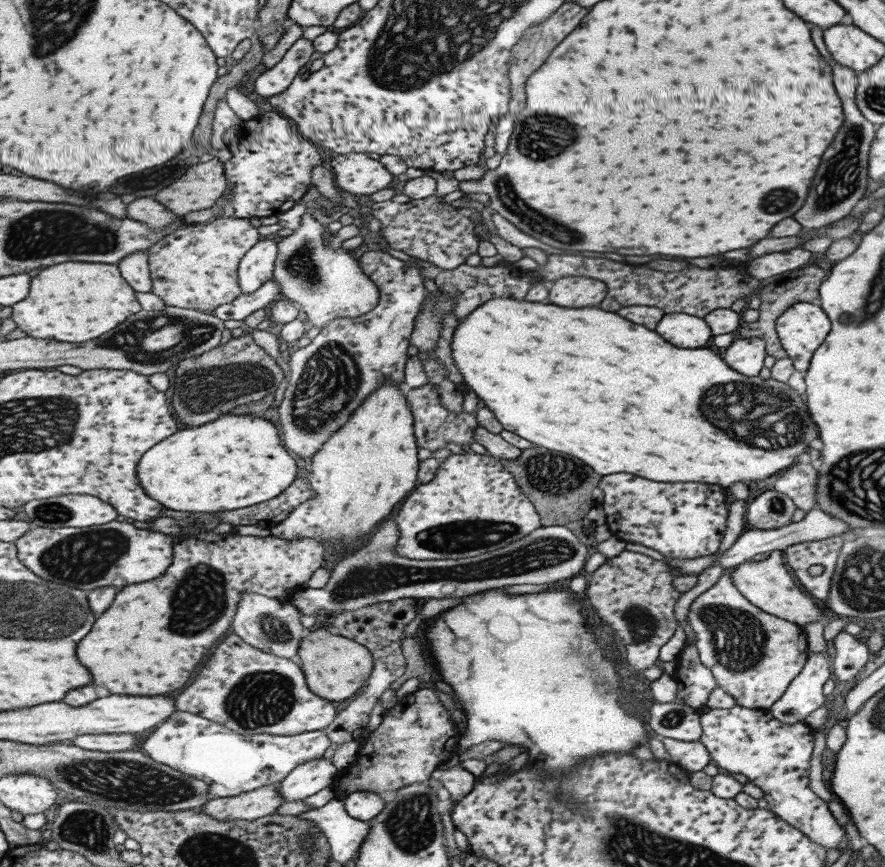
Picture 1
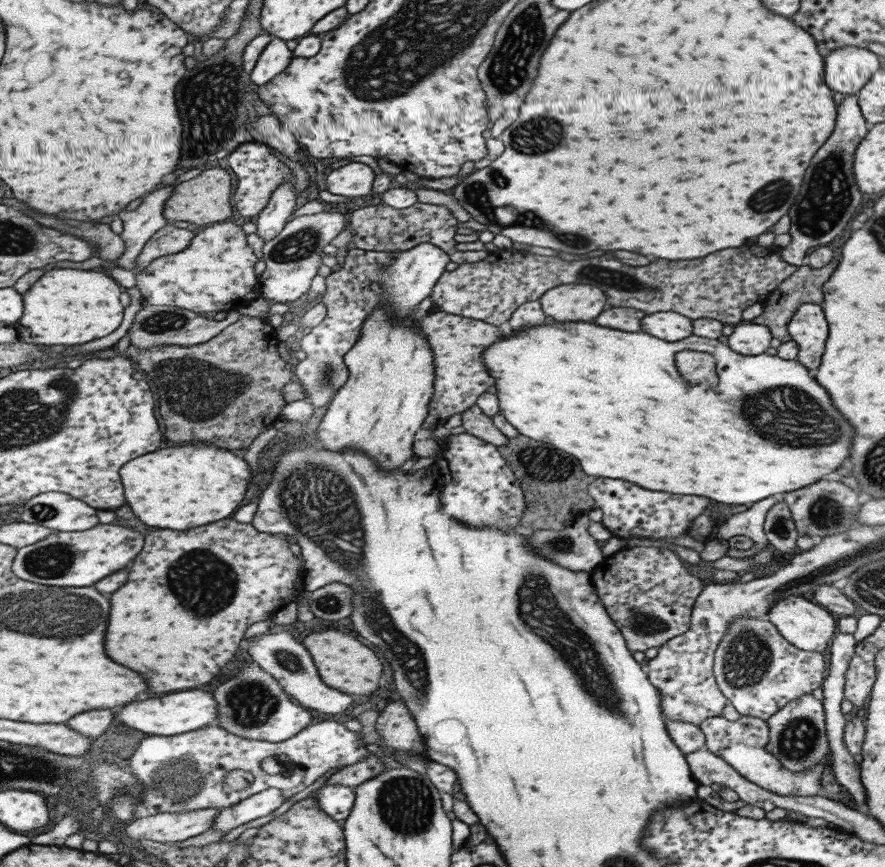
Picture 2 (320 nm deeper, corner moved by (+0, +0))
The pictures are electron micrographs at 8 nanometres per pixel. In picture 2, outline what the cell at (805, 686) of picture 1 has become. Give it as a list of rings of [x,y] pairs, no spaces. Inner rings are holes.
[[[811,693],[790,700],[767,719],[766,723],[766,751],[772,754],[781,766],[795,774],[807,770],[810,766],[821,764],[821,760],[830,752],[824,728],[824,710],[821,701],[815,699]]]

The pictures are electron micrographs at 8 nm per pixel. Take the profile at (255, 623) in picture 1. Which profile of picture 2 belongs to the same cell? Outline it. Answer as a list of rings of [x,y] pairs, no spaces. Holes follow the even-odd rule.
[[[275,630],[273,634],[258,634],[247,642],[248,654],[254,662],[272,674],[280,685],[292,695],[293,700],[300,703],[301,706],[323,714],[341,714],[359,703],[359,696],[331,688],[321,680],[311,654],[307,652],[303,642],[299,643],[293,638],[291,630]]]

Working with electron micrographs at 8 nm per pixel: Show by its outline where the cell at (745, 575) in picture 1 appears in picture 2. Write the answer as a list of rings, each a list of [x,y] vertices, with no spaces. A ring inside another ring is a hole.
[[[789,596],[779,600],[779,602],[774,602],[774,605],[770,606],[770,609],[767,611],[766,616],[767,620],[773,623],[777,632],[791,646],[795,646],[799,650],[806,650],[807,652],[823,652],[837,632],[836,616],[826,611],[823,607],[813,604],[811,601],[800,596]]]

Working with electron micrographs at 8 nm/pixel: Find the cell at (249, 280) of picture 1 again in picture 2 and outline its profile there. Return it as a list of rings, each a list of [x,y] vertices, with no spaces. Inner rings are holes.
[[[289,181],[276,190],[265,210],[254,219],[257,224],[258,236],[264,242],[273,240],[293,218],[292,214],[295,212],[295,208],[297,208],[295,183]]]

